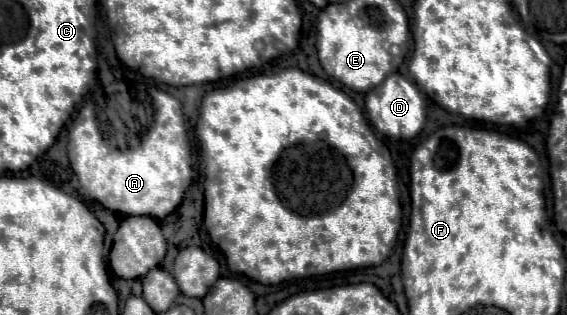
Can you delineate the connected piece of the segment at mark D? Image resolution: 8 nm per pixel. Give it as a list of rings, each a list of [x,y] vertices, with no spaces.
[[[389,74],[383,84],[375,86],[365,96],[365,108],[371,124],[377,128],[377,132],[389,136],[389,138],[403,138],[411,140],[415,138],[425,124],[425,100],[415,84],[411,84],[401,74]]]

